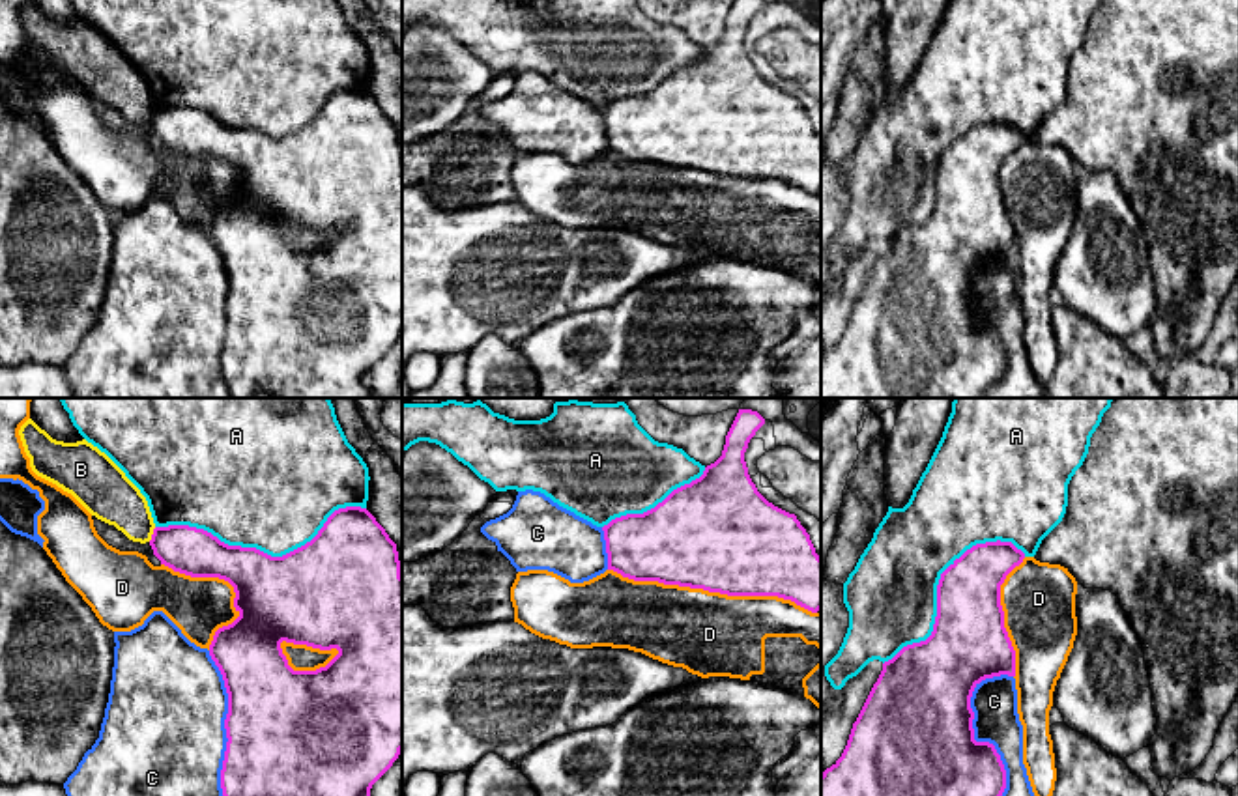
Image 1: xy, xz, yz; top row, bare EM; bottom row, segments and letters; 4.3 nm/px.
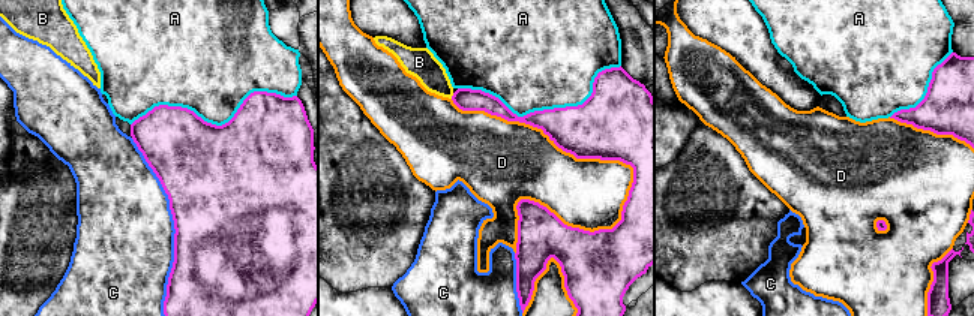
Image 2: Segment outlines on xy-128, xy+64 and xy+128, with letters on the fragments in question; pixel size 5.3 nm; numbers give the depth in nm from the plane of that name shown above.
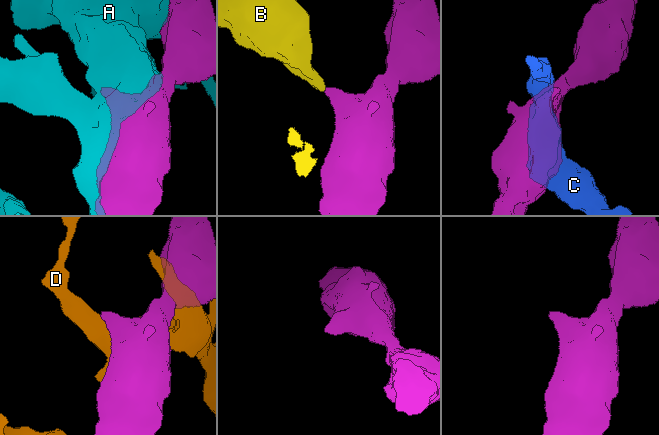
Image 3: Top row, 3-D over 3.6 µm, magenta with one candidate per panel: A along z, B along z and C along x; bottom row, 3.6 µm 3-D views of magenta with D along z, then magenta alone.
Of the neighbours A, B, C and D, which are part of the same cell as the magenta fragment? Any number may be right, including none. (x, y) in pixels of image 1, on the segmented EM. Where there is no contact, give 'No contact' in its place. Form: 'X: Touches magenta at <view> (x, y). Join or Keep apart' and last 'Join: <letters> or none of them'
A: Touches magenta at xy (262, 552). Keep apart
B: Touches magenta at xy (152, 535). Keep apart
C: Touches magenta at yz (973, 731). Keep apart
D: Touches magenta at xz (713, 591). Keep apart
Join: none of them

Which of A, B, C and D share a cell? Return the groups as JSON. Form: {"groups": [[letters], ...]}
{"groups": [["A"], ["B"], ["C"], ["D"]]}

